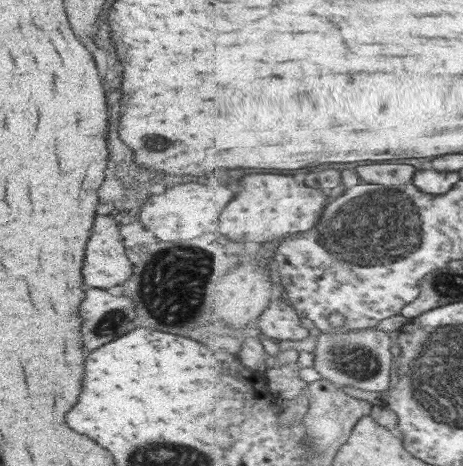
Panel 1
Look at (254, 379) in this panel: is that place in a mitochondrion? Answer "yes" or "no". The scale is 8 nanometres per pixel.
no

